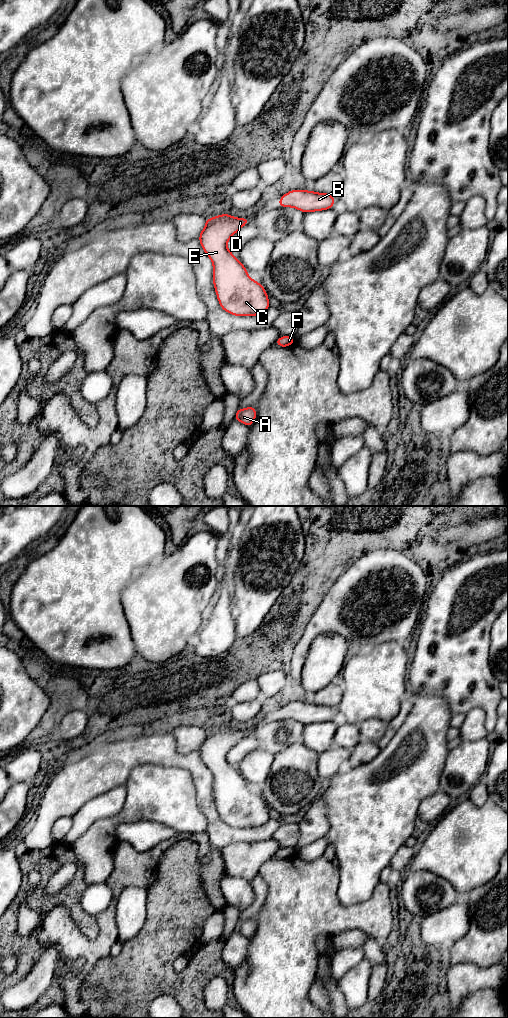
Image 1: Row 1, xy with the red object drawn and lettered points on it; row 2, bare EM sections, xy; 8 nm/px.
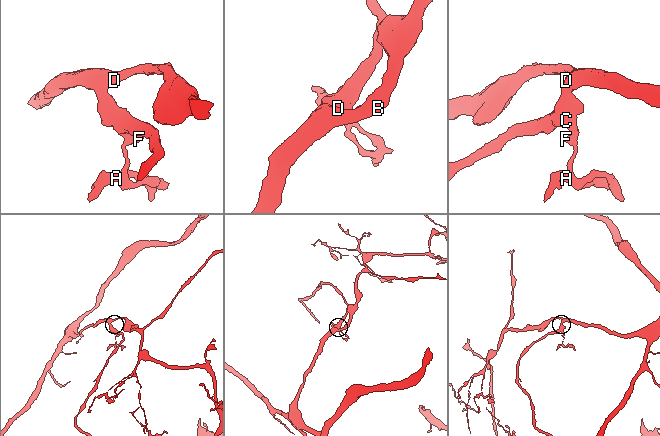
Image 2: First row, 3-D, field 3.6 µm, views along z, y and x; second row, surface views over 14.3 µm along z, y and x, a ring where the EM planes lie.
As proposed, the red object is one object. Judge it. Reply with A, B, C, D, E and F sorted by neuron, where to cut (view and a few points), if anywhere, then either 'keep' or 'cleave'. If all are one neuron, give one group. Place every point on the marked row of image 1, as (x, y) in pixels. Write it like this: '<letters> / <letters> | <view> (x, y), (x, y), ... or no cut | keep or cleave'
A B C D E F | no cut | keep

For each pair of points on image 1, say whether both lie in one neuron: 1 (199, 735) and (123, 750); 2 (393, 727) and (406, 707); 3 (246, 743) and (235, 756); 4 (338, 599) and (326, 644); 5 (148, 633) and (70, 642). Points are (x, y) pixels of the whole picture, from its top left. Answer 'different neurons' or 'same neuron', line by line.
1: different neurons
2: same neuron
3: same neuron
4: different neurons
5: different neurons

